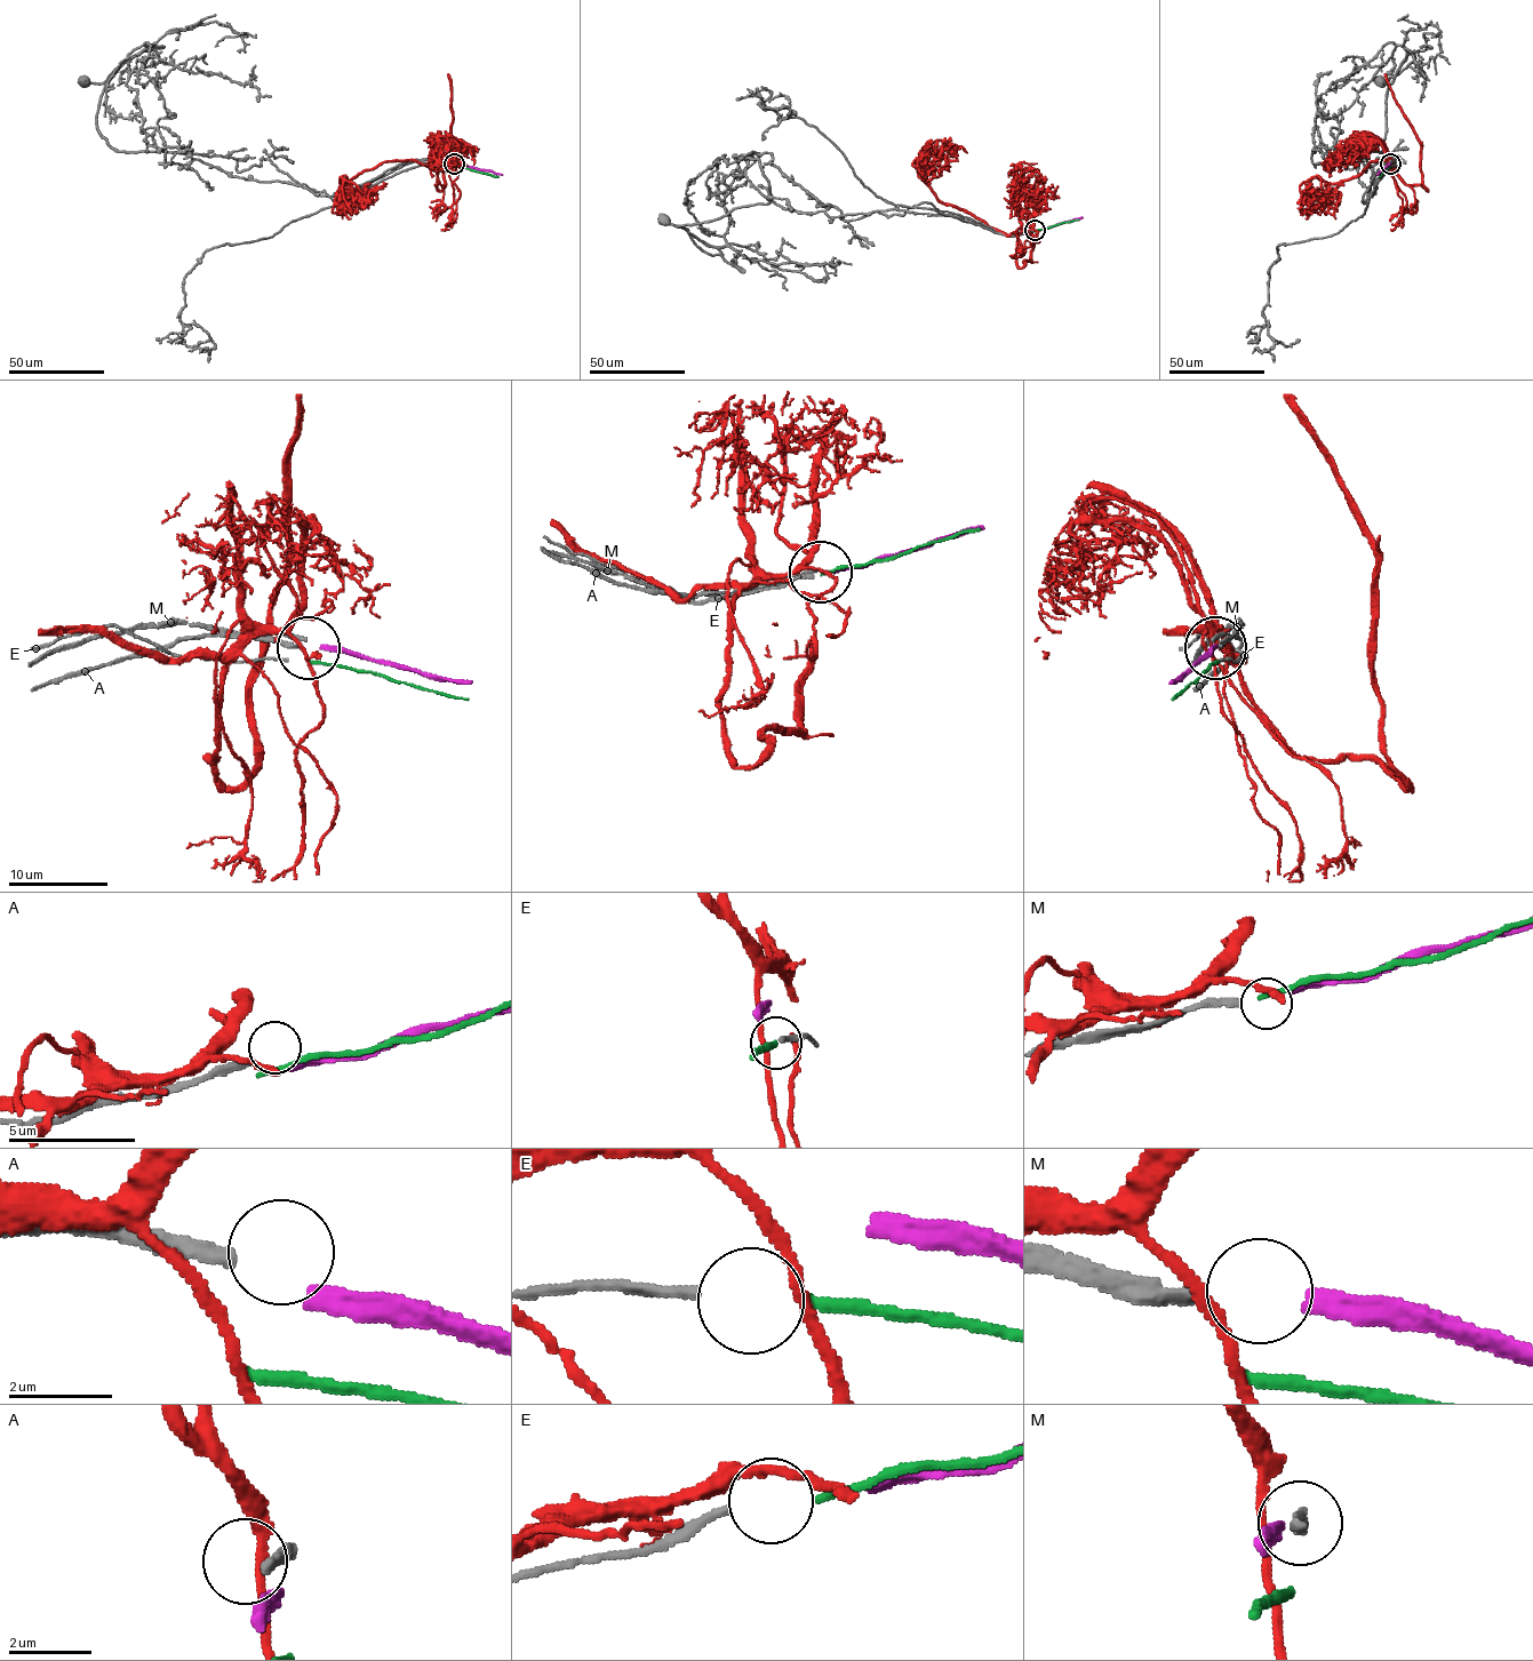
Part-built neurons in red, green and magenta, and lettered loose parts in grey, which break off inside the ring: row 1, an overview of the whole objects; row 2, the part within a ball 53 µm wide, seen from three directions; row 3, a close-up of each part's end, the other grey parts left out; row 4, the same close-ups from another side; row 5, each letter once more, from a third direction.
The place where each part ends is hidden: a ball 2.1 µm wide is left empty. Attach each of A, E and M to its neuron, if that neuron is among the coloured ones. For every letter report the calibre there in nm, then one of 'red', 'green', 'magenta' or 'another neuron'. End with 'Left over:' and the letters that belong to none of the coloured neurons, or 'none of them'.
A: calibre 320 nm; another neuron
E: calibre 200 nm; green
M: calibre 280 nm; magenta
Left over: A

